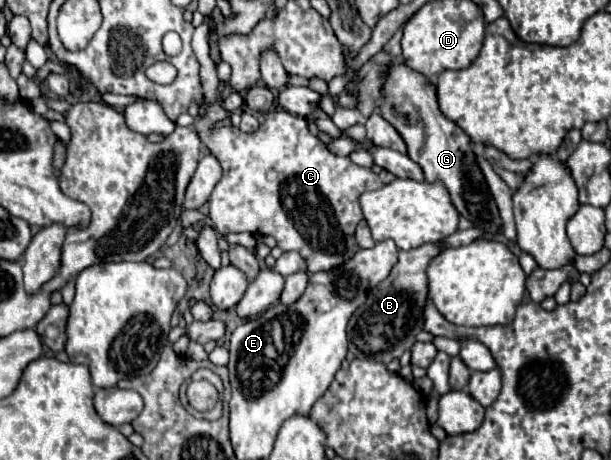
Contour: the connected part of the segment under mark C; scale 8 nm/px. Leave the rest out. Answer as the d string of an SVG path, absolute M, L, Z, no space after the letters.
M209 16L201 26L195 28L193 34L193 52L199 60L199 74L201 74L201 90L203 90L203 106L205 114L195 118L195 130L203 142L203 146L219 160L223 168L223 176L213 188L213 194L209 198L209 218L213 220L213 226L225 236L229 232L251 232L255 236L273 236L277 240L277 246L283 250L295 250L299 252L309 272L329 272L347 260L351 260L359 246L355 242L355 228L361 222L361 206L357 198L363 192L377 190L383 186L379 176L371 168L363 168L351 162L351 158L335 156L327 150L327 146L313 136L307 130L307 120L301 116L293 116L285 110L267 112L267 120L259 126L257 132L245 134L239 128L215 128L215 122L227 118L227 110L221 104L221 92L219 92L219 76L215 70L215 62L209 58Z

